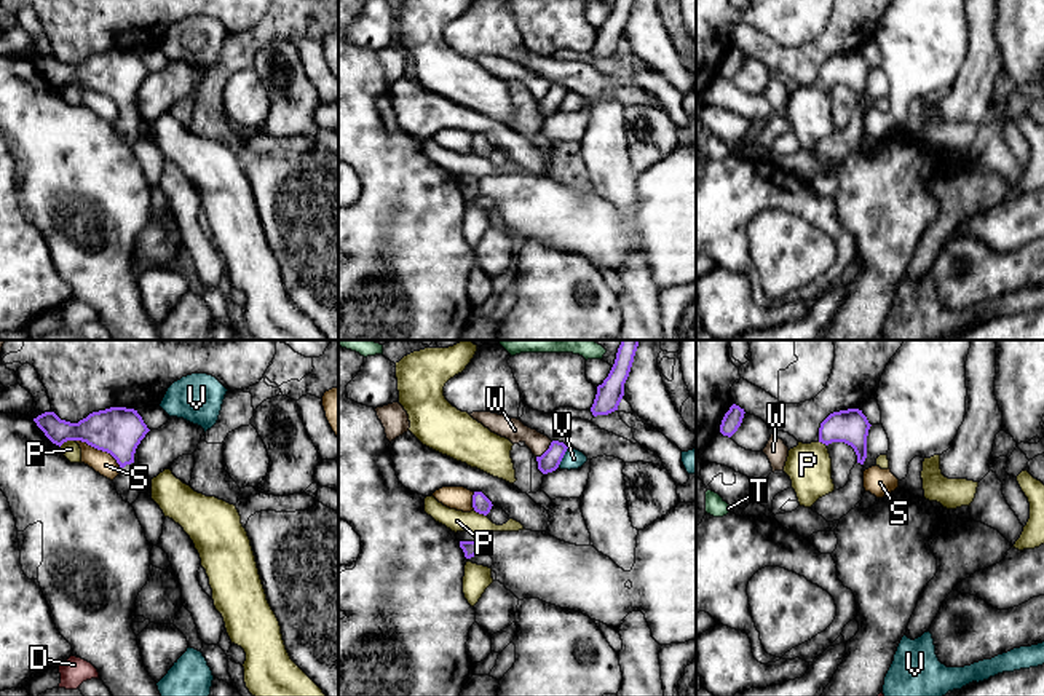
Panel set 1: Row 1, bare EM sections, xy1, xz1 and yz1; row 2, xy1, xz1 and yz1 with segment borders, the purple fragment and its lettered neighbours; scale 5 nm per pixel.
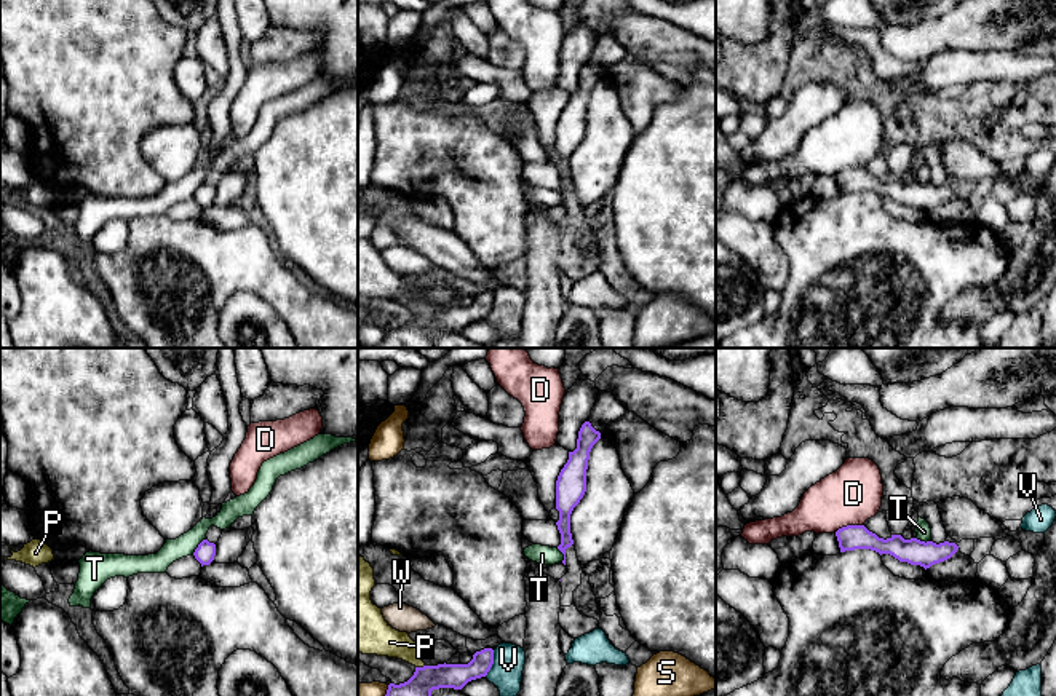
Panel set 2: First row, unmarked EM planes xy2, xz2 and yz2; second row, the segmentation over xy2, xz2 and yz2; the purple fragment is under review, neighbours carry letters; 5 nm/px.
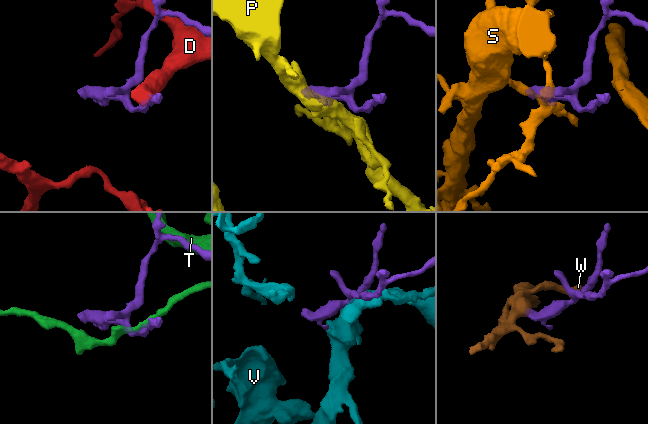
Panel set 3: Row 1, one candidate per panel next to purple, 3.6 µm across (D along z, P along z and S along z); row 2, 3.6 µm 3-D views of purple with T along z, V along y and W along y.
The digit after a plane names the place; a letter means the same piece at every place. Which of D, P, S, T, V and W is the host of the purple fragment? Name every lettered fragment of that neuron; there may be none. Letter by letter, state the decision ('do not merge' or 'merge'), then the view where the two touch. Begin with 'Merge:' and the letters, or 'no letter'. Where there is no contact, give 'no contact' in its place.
Merge: no letter
D: do not merge; meets purple in yz2
P: do not merge; meets purple in xy1
S: do not merge; meets purple in xy1
T: do not merge; meets purple in xy2
V: do not merge; meets purple in xz2
W: do not merge; meets purple in xz1

